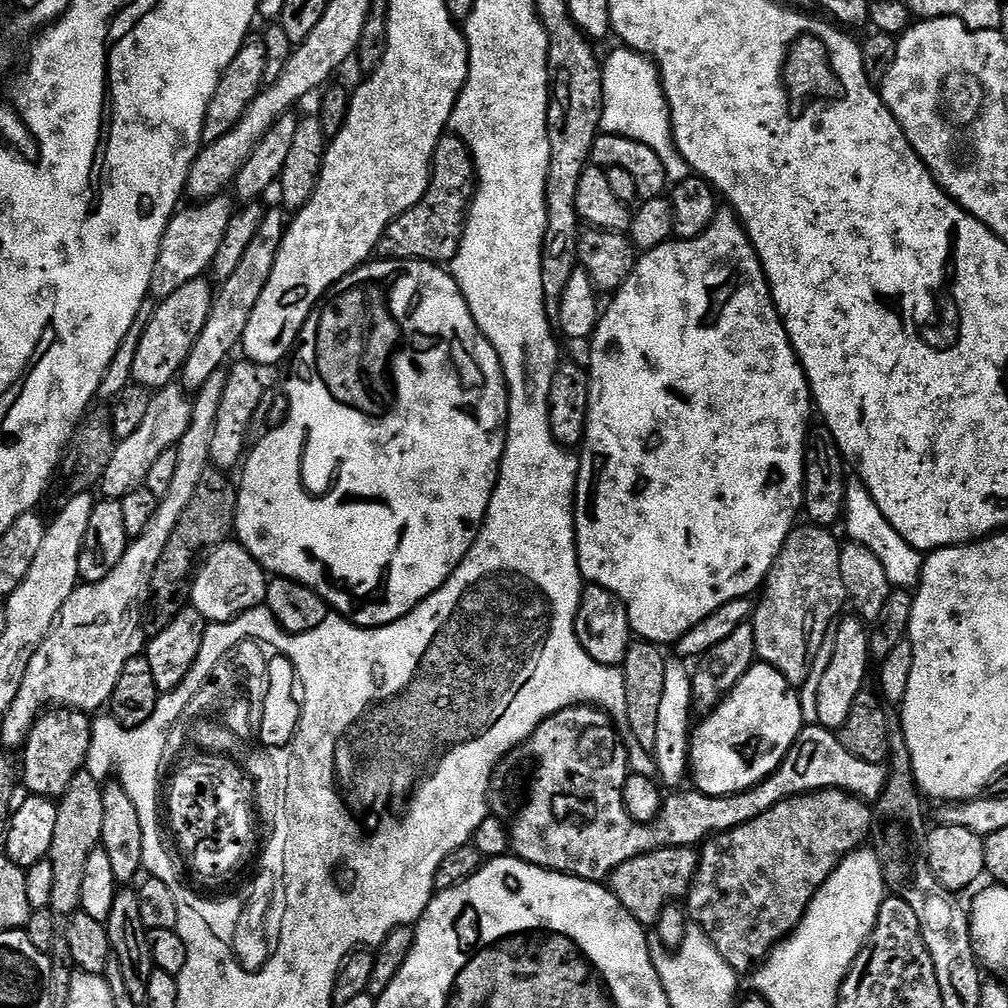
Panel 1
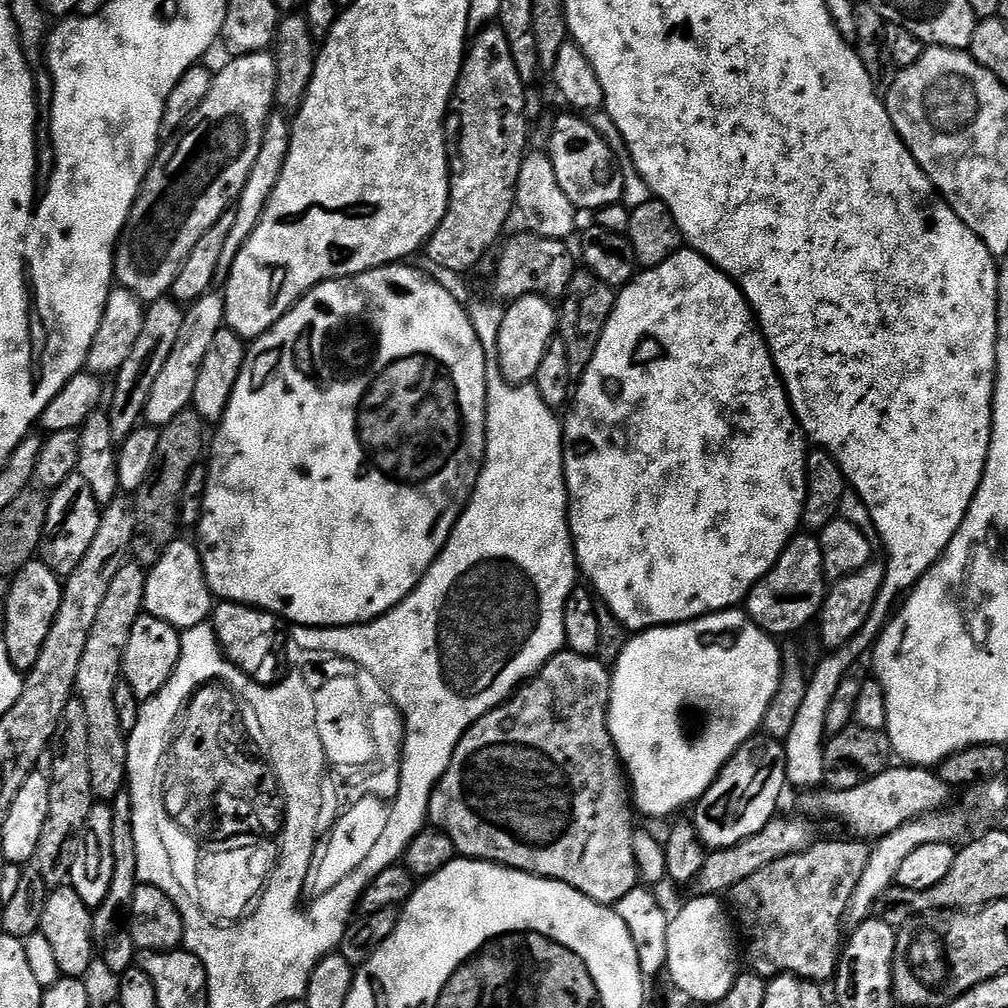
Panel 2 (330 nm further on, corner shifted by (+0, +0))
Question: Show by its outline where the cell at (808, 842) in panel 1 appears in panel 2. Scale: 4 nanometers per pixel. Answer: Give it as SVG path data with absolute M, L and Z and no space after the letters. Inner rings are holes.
M821 839L798 854L762 866L758 874L732 888L730 908L743 939L748 939L746 964L751 971L765 978L799 976L804 982L835 977L842 955L840 919L849 915L852 895L872 854L867 843L847 839Z

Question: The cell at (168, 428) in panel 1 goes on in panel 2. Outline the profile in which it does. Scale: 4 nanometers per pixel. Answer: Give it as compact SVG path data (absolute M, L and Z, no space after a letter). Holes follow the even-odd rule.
M216 290L207 292L185 311L182 334L178 334L178 342L174 342L174 350L170 350L170 358L166 358L166 366L162 366L162 371L154 381L154 390L150 390L150 398L146 402L144 420L149 425L166 425L191 405L194 386L198 382L198 370L202 370L202 358L206 358L206 350L210 350L214 334L218 334L218 330L225 324L224 298Z

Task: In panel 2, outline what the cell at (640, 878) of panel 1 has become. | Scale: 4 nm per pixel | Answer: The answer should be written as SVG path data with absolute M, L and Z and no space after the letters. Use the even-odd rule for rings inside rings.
M797 814L789 820L772 819L769 824L758 834L738 842L732 848L721 848L709 851L705 866L695 880L694 888L702 896L720 896L721 894L731 893L738 882L746 882L750 874L758 874L762 866L770 866L770 862L778 862L778 858L786 858L790 854L798 854L806 850L811 844L817 843L816 828L811 819Z

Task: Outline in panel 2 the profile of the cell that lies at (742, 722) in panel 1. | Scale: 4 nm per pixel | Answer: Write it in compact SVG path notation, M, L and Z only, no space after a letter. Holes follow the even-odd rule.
M757 734L748 740L733 757L731 763L720 772L720 777L706 790L706 794L695 805L696 817L694 823L696 833L705 848L719 850L732 848L738 842L758 834L777 815L776 807L780 804L780 795L788 784L788 771L786 770L786 754L784 745L779 740L772 739L767 734Z

